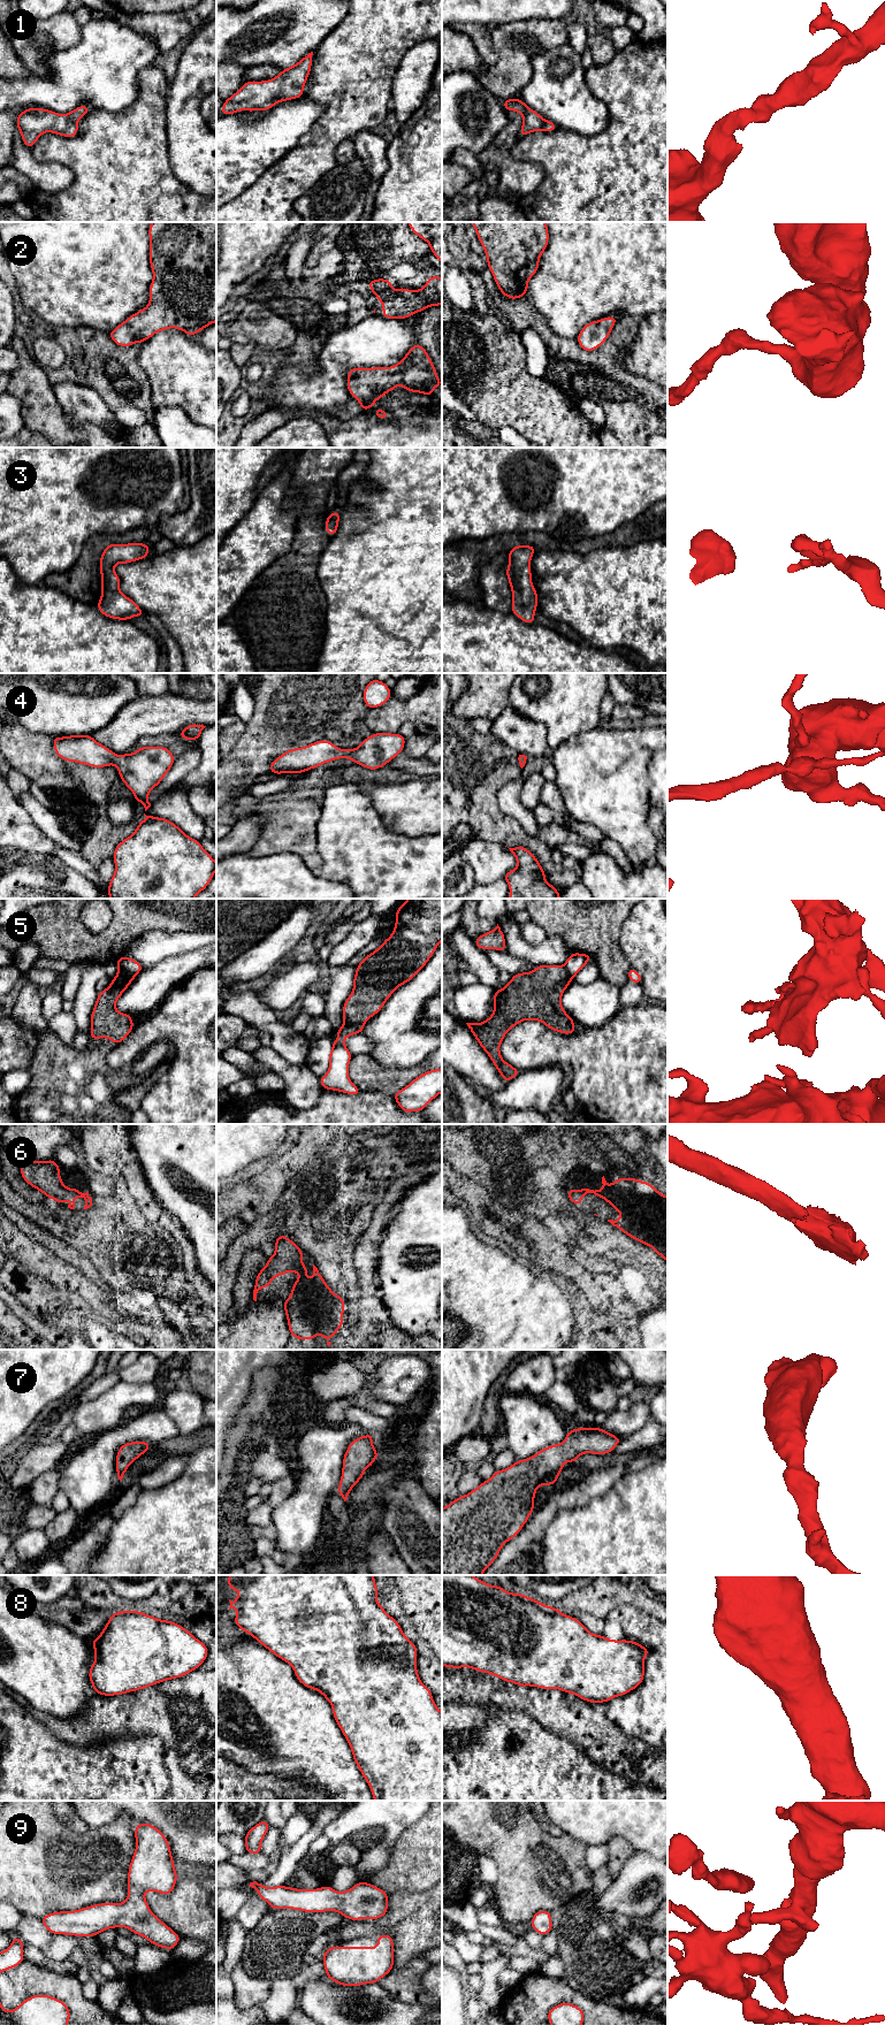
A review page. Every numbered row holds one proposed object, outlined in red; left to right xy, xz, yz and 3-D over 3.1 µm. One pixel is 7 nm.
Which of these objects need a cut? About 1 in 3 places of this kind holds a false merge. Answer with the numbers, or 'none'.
5

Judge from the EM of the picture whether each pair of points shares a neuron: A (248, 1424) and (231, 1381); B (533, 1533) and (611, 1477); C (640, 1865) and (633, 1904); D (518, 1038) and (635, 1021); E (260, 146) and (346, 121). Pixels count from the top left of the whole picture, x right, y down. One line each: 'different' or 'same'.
A: different
B: same
C: same
D: same
E: different

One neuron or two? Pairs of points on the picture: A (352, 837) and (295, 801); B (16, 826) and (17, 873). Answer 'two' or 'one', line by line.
A: two
B: two

